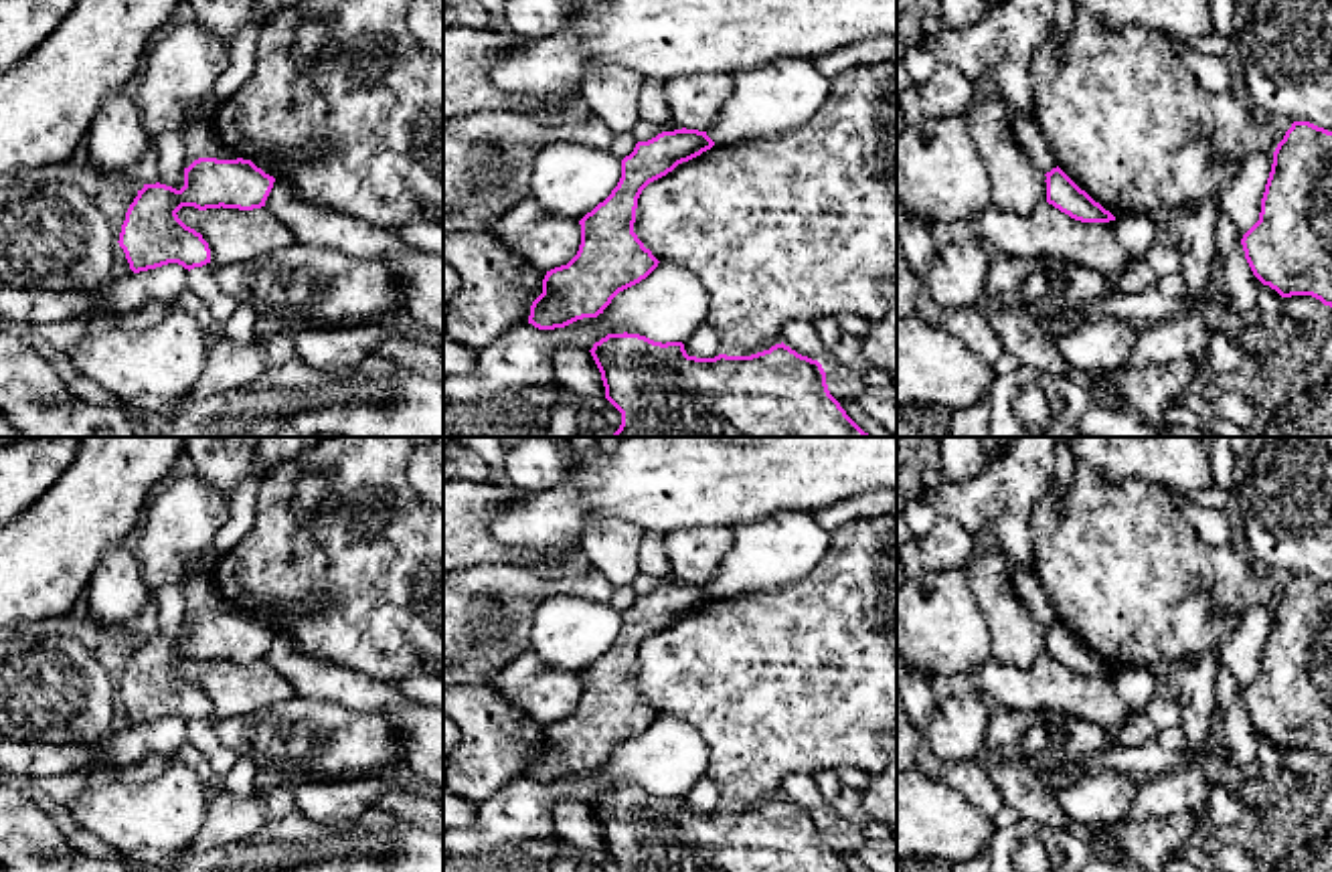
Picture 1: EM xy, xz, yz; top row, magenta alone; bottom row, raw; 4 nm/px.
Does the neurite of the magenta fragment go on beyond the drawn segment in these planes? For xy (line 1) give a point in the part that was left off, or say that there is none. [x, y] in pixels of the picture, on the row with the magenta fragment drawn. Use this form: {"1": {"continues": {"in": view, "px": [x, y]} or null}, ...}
{"1": {"continues": null}}

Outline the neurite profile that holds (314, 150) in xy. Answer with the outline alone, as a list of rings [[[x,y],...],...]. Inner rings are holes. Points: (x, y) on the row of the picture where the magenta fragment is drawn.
[[[310,140],[302,148],[294,148],[287,154],[261,156],[253,164],[261,168],[269,176],[277,176],[285,172],[292,164],[310,162],[316,164],[328,158],[334,152],[334,144],[330,140]]]

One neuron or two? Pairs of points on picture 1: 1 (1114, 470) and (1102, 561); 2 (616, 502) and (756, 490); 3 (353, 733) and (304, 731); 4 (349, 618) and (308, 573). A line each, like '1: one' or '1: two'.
1: two
2: one
3: one
4: one

